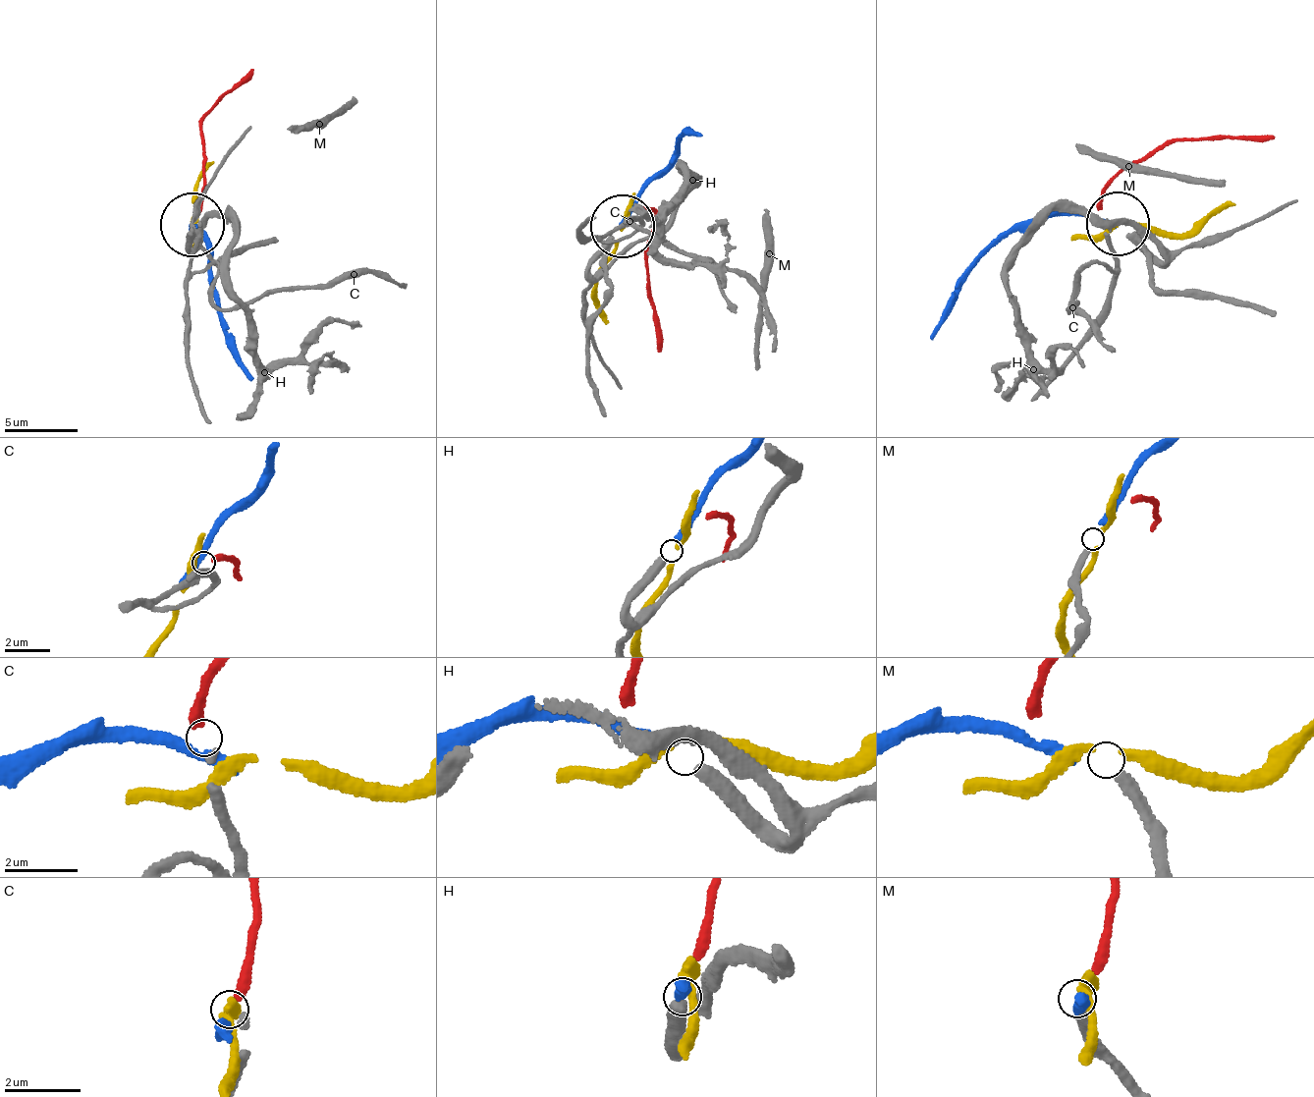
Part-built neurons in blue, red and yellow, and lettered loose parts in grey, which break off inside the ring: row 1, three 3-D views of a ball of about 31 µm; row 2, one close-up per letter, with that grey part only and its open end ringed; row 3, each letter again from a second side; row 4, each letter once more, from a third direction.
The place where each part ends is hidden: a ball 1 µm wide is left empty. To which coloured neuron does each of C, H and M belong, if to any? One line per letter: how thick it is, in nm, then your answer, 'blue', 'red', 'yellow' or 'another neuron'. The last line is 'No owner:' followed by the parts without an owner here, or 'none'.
C: 170 nm thick; red
H: 400 nm thick; blue
M: 320 nm thick; another neuron
No owner: M

